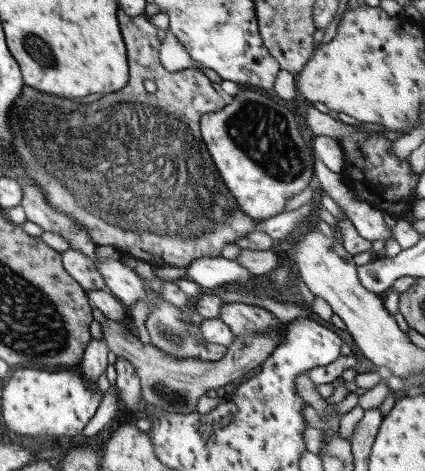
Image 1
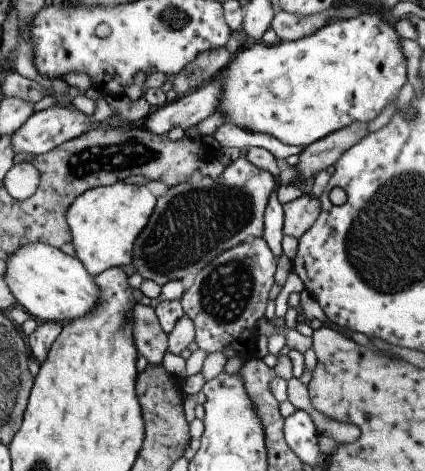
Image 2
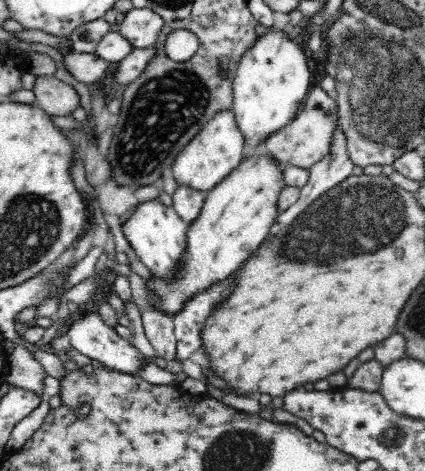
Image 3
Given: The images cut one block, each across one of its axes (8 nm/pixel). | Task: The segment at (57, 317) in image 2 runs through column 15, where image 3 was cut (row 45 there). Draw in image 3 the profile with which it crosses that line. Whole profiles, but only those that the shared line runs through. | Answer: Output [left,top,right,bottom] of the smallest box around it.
[232,26,312,146]

